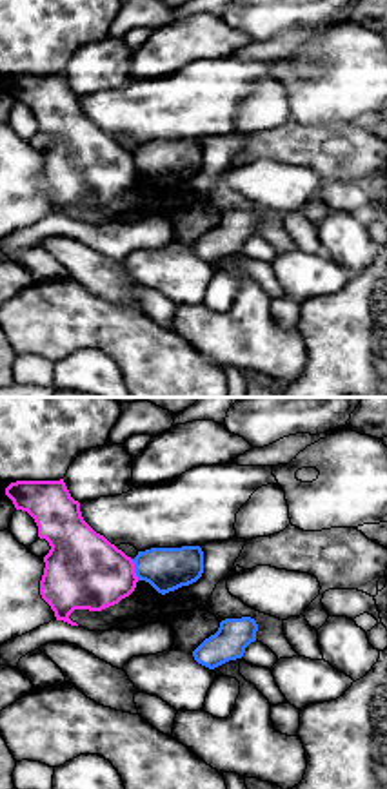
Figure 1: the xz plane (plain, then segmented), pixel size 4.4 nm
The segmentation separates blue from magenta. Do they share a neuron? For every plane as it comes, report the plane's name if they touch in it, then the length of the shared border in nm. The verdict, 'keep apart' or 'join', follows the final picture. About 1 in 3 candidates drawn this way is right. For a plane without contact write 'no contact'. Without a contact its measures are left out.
meets blue in xz; contact 100 nm long

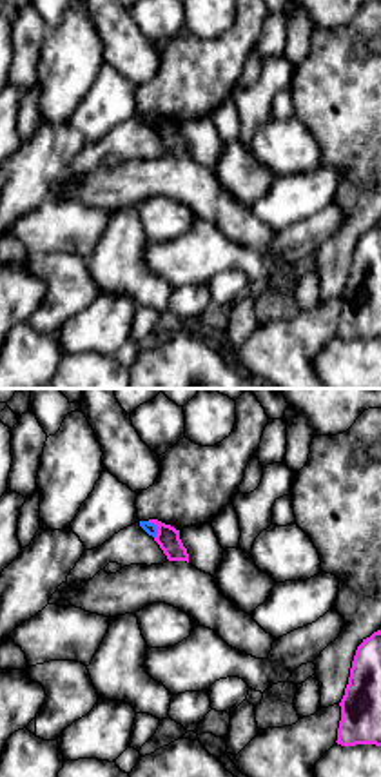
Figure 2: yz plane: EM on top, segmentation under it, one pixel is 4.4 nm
meets blue in yz; contact 90 nm long

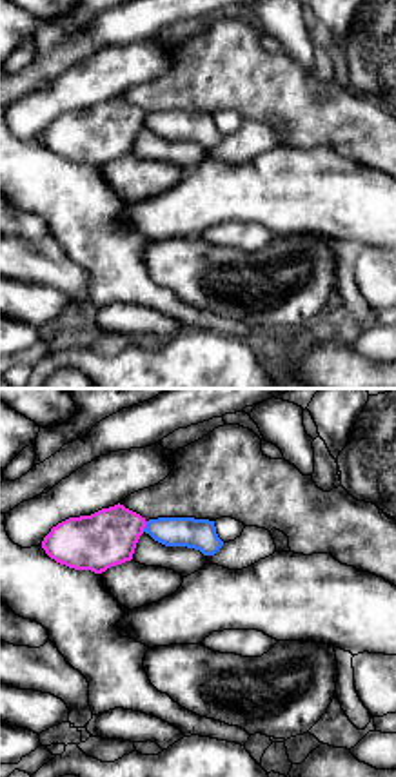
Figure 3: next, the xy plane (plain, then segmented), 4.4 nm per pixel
meets blue in xy; contact 50 nm long

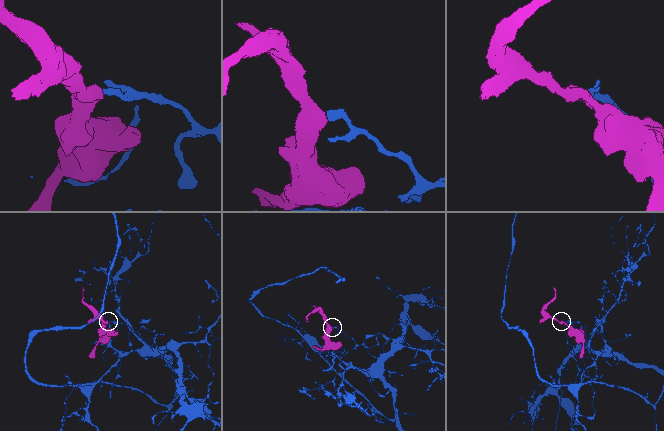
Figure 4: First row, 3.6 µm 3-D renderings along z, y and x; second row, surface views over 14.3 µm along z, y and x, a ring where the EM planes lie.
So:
keep apart

